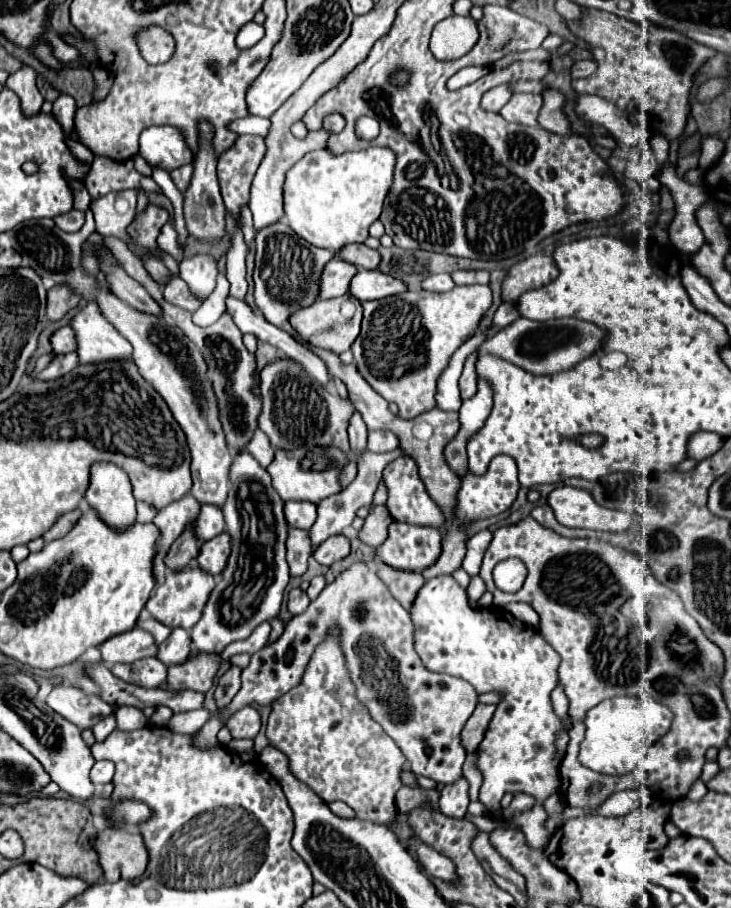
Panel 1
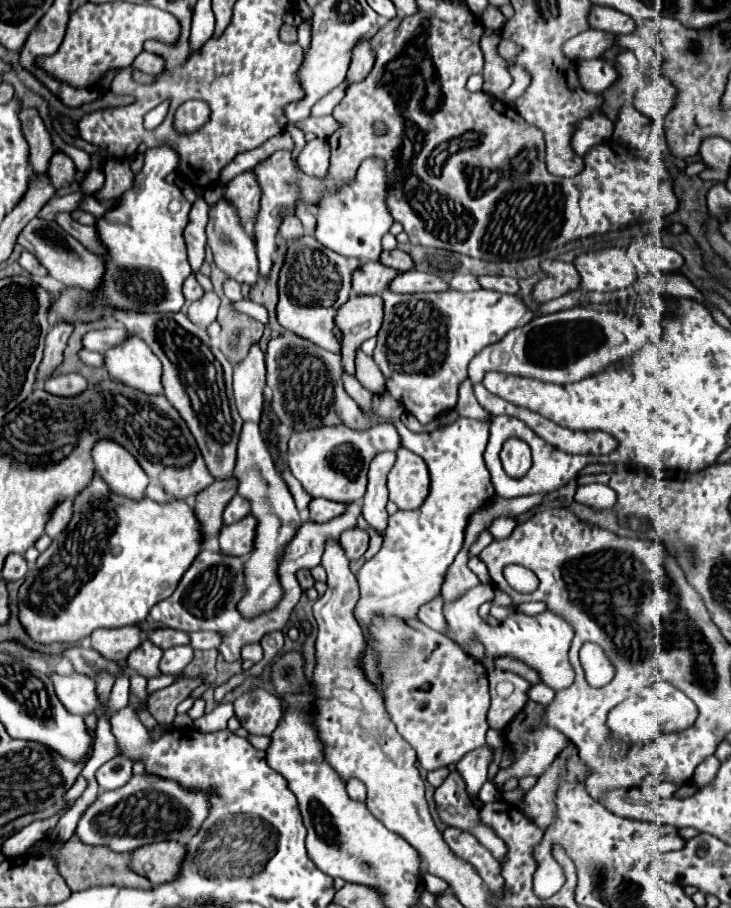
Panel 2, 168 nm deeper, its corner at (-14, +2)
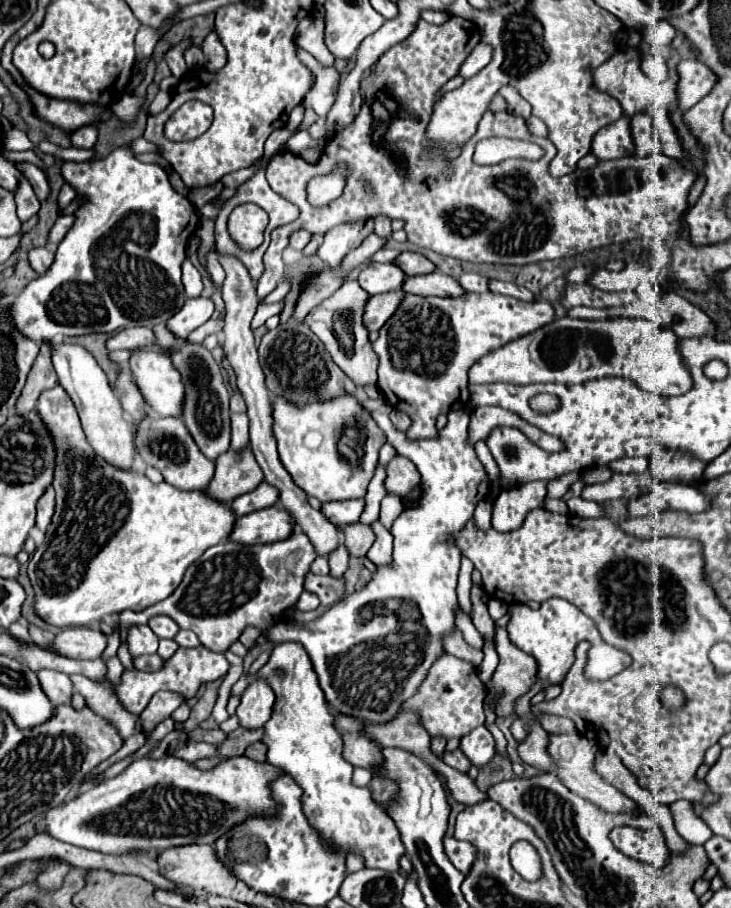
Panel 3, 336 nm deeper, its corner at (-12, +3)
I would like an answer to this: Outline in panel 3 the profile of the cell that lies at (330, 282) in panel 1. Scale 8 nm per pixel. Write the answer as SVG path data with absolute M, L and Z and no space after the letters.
M372 261L366 269L362 269L358 283L368 295L378 295L378 293L388 293L400 289L404 281L404 271L392 263L376 263Z

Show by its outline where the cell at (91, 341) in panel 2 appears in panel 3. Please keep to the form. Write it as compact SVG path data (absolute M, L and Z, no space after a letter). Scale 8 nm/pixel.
M128 327L128 329L120 329L116 331L108 341L106 341L106 349L114 351L114 349L142 349L142 347L150 347L154 343L154 333L148 327Z

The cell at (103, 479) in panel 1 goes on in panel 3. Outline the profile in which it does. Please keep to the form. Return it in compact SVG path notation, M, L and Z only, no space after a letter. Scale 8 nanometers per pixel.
M54 343L52 359L54 359L52 363L58 373L60 385L74 399L74 405L76 405L80 421L82 421L84 435L86 435L90 447L94 447L94 453L118 469L126 469L126 471L132 469L134 433L132 433L130 423L124 419L122 405L116 399L112 387L108 385L108 379L106 379L104 371L100 369L100 365L96 363L96 359L84 347L64 345L64 343Z

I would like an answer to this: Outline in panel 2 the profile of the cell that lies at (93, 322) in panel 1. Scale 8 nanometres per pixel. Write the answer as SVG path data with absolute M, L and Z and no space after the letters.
M130 336L124 344L110 348L104 354L104 360L114 380L148 396L164 394L162 364L138 336Z

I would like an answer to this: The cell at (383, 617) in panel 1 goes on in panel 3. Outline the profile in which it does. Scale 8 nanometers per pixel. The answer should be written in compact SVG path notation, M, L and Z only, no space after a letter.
M442 653L426 673L422 687L418 687L414 697L402 703L402 711L414 711L418 715L418 723L428 731L430 739L462 739L474 727L484 725L484 697L486 687L478 677L478 669L474 669L474 665L466 663L464 659L458 659L450 653Z

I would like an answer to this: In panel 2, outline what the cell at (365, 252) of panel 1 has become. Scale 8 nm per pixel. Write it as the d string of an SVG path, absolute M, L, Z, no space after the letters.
M392 250L392 252L382 252L380 254L380 262L388 268L396 268L400 272L408 272L414 268L414 262L410 258L410 254L402 252L402 250Z

